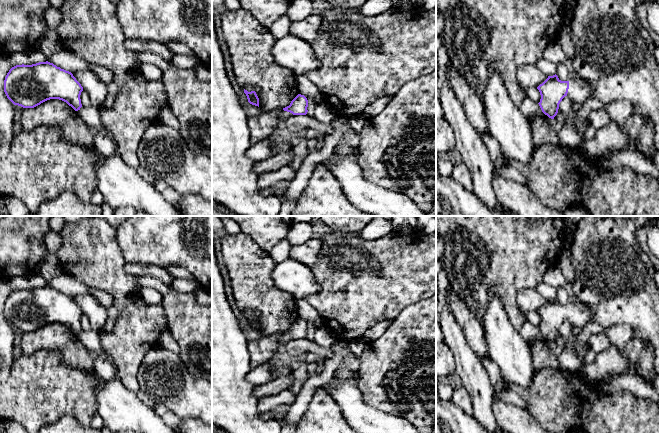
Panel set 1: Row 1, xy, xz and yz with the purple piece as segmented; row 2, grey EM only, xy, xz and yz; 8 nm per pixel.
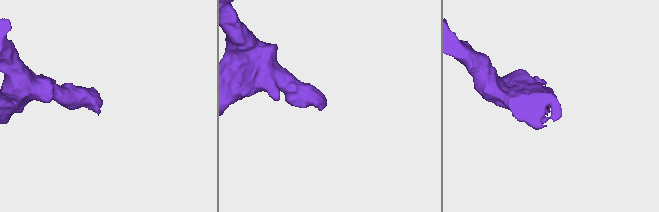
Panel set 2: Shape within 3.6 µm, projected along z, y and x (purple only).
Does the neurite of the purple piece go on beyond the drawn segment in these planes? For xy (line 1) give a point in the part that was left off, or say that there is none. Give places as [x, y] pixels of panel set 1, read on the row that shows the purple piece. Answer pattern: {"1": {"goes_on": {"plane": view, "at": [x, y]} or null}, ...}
{"1": {"goes_on": null}}

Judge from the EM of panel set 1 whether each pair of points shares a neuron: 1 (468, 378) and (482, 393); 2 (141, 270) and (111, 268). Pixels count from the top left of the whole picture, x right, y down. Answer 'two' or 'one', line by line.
1: one
2: two

